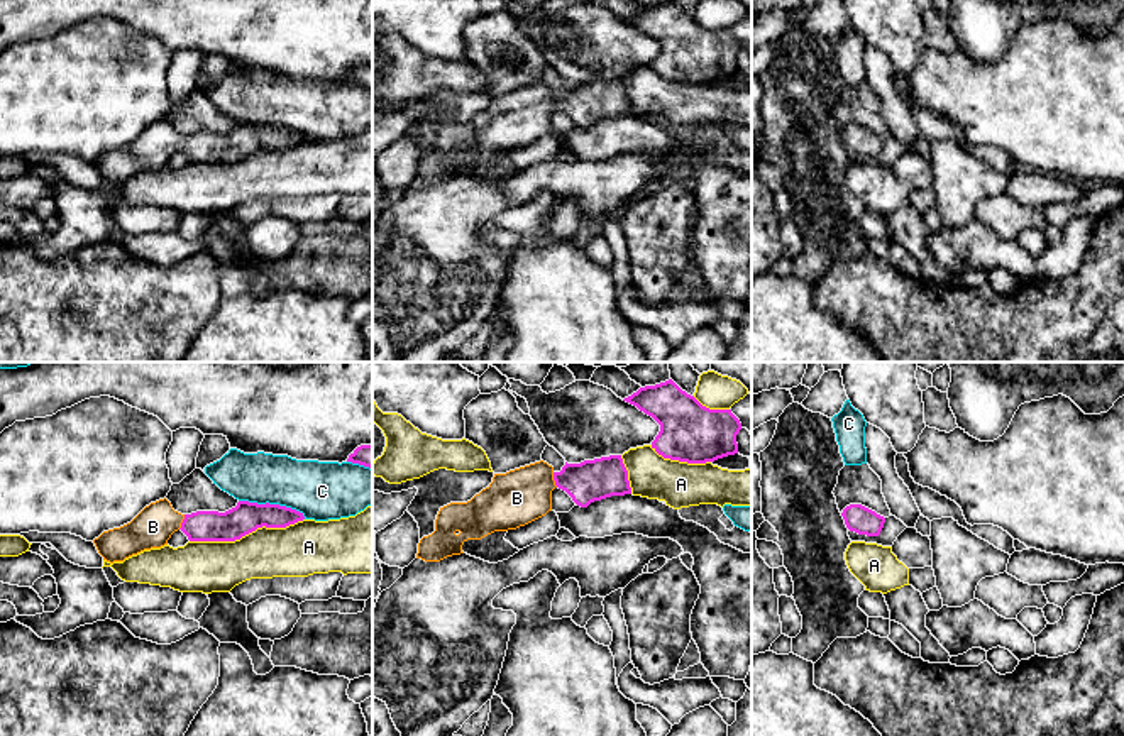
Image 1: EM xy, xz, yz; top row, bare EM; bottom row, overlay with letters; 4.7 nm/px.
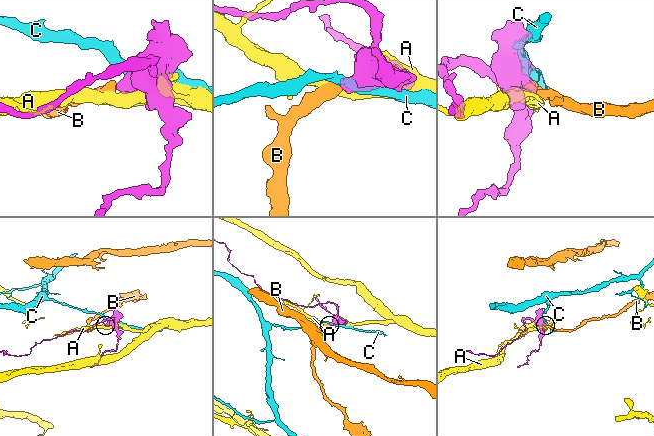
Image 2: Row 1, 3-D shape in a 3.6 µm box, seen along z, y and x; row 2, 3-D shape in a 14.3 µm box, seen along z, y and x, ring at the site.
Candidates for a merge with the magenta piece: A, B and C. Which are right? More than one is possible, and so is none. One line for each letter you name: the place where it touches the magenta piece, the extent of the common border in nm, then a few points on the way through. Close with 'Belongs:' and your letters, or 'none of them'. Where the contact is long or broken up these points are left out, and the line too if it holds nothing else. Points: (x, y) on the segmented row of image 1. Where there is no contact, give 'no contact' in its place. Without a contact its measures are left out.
B: xy (183, 521) | 80 nm | across xy (232, 525), (183, 521), (158, 521), (153, 527)
Belongs: B

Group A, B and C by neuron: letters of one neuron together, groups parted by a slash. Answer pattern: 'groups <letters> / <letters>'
groups A / B / C

